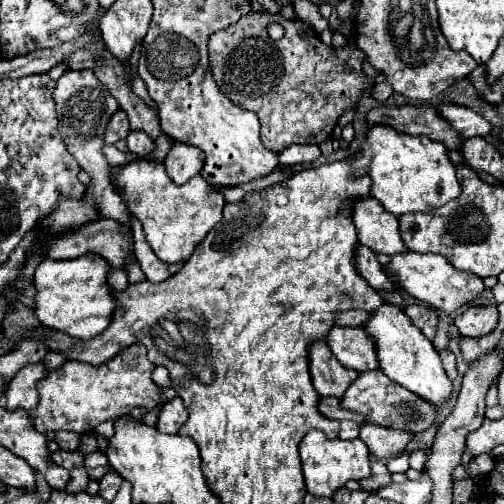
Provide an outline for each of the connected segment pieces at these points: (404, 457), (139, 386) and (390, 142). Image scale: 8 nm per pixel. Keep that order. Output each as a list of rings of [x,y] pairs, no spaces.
[[[403,452],[401,456],[395,456],[395,458],[391,458],[389,462],[387,462],[387,468],[389,468],[389,472],[407,472],[409,470],[409,454],[407,452]]]
[[[133,344],[119,352],[115,358],[95,368],[91,368],[91,364],[79,364],[75,360],[63,364],[39,382],[39,404],[29,412],[35,430],[41,434],[57,430],[89,434],[101,422],[127,416],[133,408],[157,408],[163,400],[161,386],[151,380],[153,368],[155,366],[147,360],[147,348],[143,344]]]
[[[373,126],[365,142],[361,144],[357,156],[359,158],[355,162],[355,168],[365,168],[365,166],[369,168],[369,178],[373,180],[371,196],[377,198],[383,204],[383,208],[397,218],[411,212],[431,212],[461,194],[461,186],[455,176],[455,164],[449,158],[447,146],[427,140],[427,136],[407,136],[407,134],[395,132],[389,126]]]

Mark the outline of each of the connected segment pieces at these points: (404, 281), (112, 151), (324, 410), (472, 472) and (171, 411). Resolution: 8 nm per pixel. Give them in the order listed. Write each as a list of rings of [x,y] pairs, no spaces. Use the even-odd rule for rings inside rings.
[[[405,252],[401,256],[391,256],[389,268],[385,268],[389,278],[393,280],[393,274],[399,278],[399,284],[405,292],[409,292],[413,298],[429,304],[435,310],[443,310],[447,314],[455,312],[457,308],[469,304],[473,298],[477,298],[485,286],[479,276],[471,276],[469,272],[459,272],[451,268],[451,262],[447,262],[443,256],[435,254],[415,254]]]
[[[105,146],[105,148],[103,148],[103,156],[107,158],[107,162],[109,162],[111,166],[117,166],[117,164],[123,166],[123,164],[127,164],[128,162],[139,158],[132,152],[121,152],[121,150],[117,150],[115,146]]]
[[[321,398],[319,402],[319,410],[323,416],[327,418],[335,418],[335,420],[353,420],[359,426],[367,424],[367,420],[363,420],[363,416],[359,416],[357,412],[347,412],[347,408],[341,406],[339,398]]]
[[[484,453],[477,457],[474,457],[470,464],[465,467],[458,465],[453,473],[452,478],[454,481],[471,478],[474,479],[477,476],[488,474],[494,468],[496,457],[490,453]]]
[[[177,396],[173,400],[169,400],[161,412],[159,412],[159,422],[157,422],[157,428],[165,434],[177,434],[181,424],[187,420],[187,408],[183,406],[183,400]]]

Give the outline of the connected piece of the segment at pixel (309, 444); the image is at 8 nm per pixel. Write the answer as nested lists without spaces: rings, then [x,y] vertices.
[[[311,430],[307,432],[305,440],[299,444],[299,456],[301,456],[301,468],[305,476],[307,492],[313,496],[331,496],[335,490],[343,488],[347,480],[361,480],[371,476],[369,466],[369,450],[363,444],[363,440],[329,440],[325,432]]]

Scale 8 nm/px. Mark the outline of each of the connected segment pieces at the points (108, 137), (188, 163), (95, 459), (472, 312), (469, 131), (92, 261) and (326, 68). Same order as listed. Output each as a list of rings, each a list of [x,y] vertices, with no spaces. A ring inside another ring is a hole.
[[[117,110],[117,112],[111,116],[109,124],[107,124],[107,130],[105,130],[105,138],[103,138],[103,140],[105,140],[105,144],[115,144],[115,142],[127,138],[127,134],[129,134],[127,114],[125,114],[123,110]]]
[[[175,142],[165,158],[167,174],[175,184],[185,184],[189,178],[193,178],[201,172],[203,160],[205,160],[205,156],[199,148]]]
[[[94,452],[85,455],[84,466],[89,468],[106,467],[108,466],[108,459],[104,453]]]
[[[471,306],[455,316],[455,326],[463,336],[479,338],[497,326],[497,306]]]
[[[445,104],[441,106],[439,114],[465,138],[473,138],[473,136],[487,136],[491,134],[493,126],[491,122],[487,122],[483,116],[479,116],[477,112],[473,112],[471,108],[465,106],[455,106],[455,104]]]
[[[83,254],[79,258],[73,260],[43,260],[37,270],[35,270],[35,288],[37,288],[37,296],[35,296],[35,316],[39,318],[39,322],[47,328],[55,328],[61,330],[73,338],[81,338],[81,340],[89,340],[91,336],[103,332],[103,328],[107,328],[107,324],[111,324],[111,312],[115,310],[115,296],[111,296],[111,286],[107,282],[107,274],[109,274],[111,266],[107,264],[107,260],[103,260],[101,256],[91,254]]]
[[[249,12],[237,24],[215,32],[209,40],[209,62],[219,90],[239,108],[253,110],[259,116],[263,146],[277,154],[291,144],[321,144],[331,136],[339,116],[353,110],[359,104],[363,90],[371,86],[363,74],[363,60],[365,56],[357,46],[325,46],[313,28],[309,28],[307,44],[307,24],[303,20],[287,20],[281,14],[267,12]],[[269,22],[279,22],[285,28],[285,36],[281,40],[273,42],[269,38]]]

